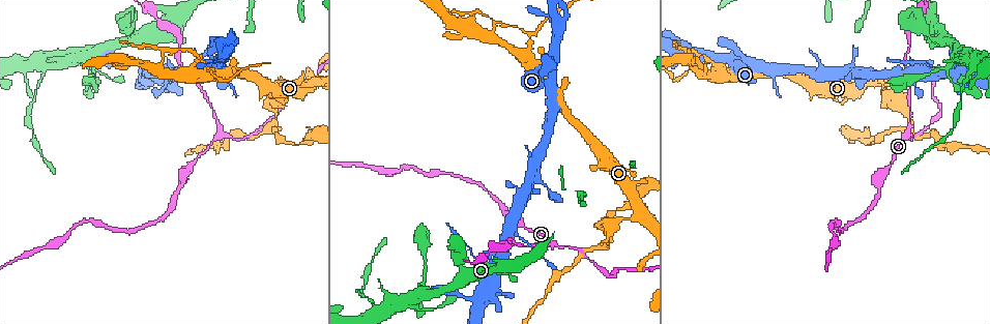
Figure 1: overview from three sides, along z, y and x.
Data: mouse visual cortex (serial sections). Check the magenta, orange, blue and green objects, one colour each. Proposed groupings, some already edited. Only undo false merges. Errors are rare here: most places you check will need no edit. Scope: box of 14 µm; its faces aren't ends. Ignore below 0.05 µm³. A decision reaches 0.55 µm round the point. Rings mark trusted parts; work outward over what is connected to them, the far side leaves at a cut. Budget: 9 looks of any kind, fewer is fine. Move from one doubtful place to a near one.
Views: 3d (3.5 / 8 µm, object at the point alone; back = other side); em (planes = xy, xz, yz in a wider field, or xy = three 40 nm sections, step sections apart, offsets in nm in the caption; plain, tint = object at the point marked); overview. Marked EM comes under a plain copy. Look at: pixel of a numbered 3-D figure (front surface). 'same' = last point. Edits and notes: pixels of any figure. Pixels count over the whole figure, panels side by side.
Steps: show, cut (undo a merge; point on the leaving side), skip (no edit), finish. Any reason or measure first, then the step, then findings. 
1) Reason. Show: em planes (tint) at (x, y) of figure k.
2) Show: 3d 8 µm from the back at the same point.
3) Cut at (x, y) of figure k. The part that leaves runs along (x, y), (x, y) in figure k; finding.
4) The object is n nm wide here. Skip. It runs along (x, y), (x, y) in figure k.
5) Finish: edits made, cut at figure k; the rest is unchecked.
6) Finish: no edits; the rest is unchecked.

Three-way junction. Show: 3d 3.5 µm at (928, 69) of figure 1.

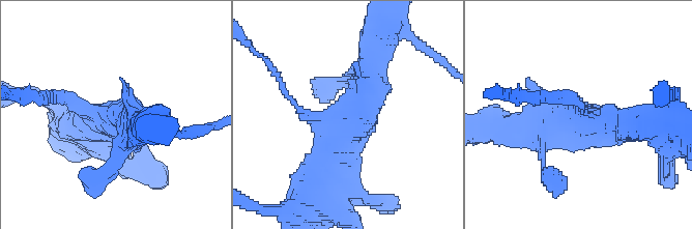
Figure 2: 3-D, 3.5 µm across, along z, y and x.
Show: em xy step 1 (tint) at (349, 126) of figure 2.

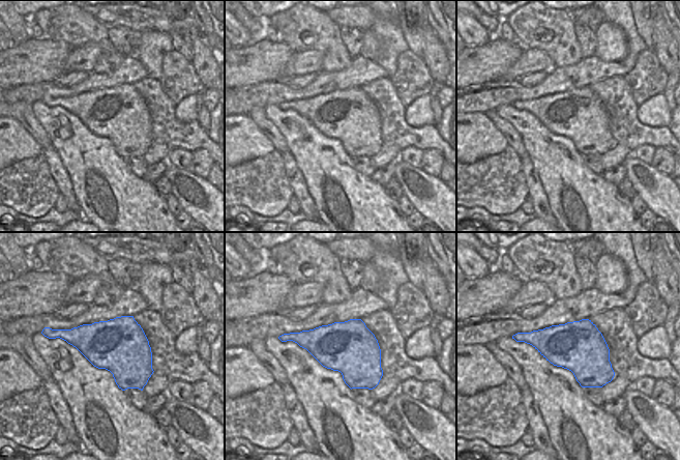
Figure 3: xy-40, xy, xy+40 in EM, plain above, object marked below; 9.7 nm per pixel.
Skip. It runs along (372, 64), (363, 110), (312, 181) in figure 2; all the same cell.

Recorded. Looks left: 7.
Narrows sharply. Show: 3d 3.5 µm from the back at (950, 132) of figure 1.

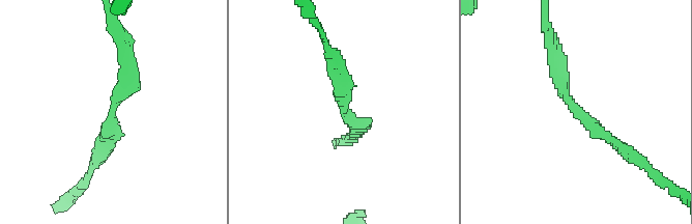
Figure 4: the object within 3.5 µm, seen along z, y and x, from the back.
The arms are 200, 200 nm wide. Show: em xy step 1 (tint) at (342, 115) of figure 4.

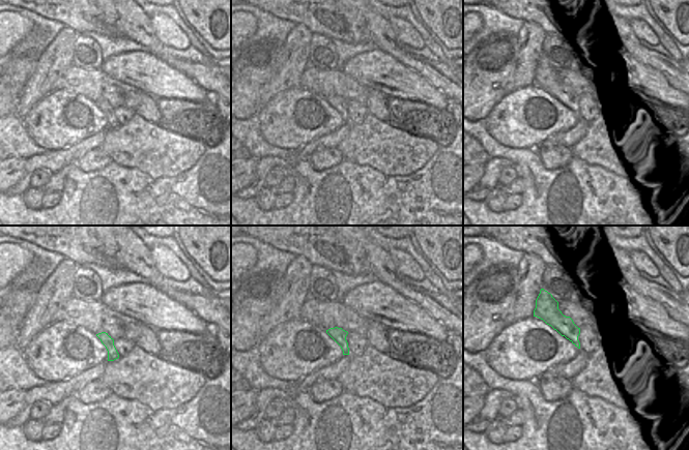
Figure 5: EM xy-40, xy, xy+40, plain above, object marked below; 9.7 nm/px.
Skip. It runs along (549, 49), (573, 109), (627, 150) in figure 4; continuous, no second cell.

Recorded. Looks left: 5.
Small branch off a trunk. Show: 3d 3.5 µm at (872, 82) of figure 1.

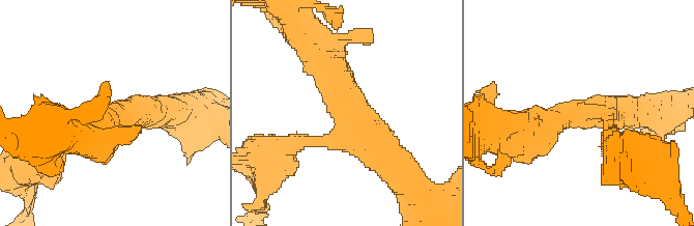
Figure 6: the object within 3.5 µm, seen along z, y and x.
The arms are 150, 450, 450 nm wide. Skip. Continuous, no second cell.

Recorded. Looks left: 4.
Narrows sharply. Show: em xy step 5 (tint) at (498, 23) of figure 1.

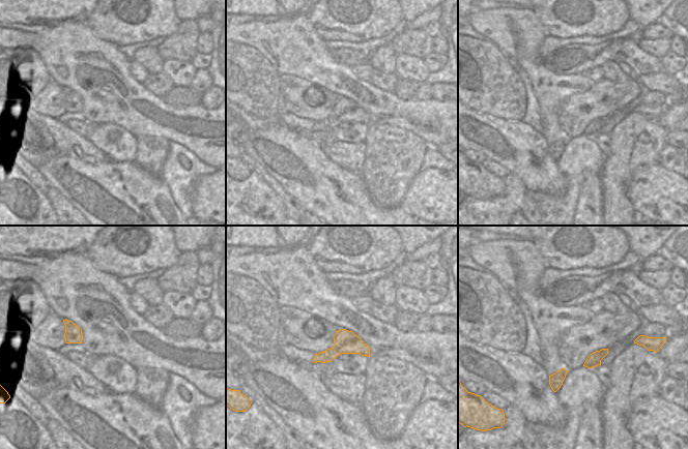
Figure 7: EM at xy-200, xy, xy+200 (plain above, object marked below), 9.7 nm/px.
Wider look. Show: 3d 3.5 µm at the same point.

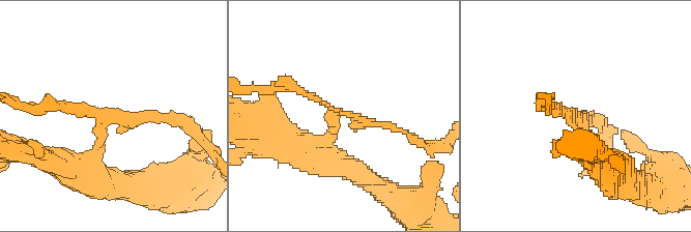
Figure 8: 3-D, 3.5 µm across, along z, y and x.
Cut at (75, 108) of figure 8. The part that leaves runs along (104, 125), (170, 115), (193, 128) in figure 8; two cells meet here.

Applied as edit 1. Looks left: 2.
Finish: edits made, cut at figure 8; the rest is unchecked.

